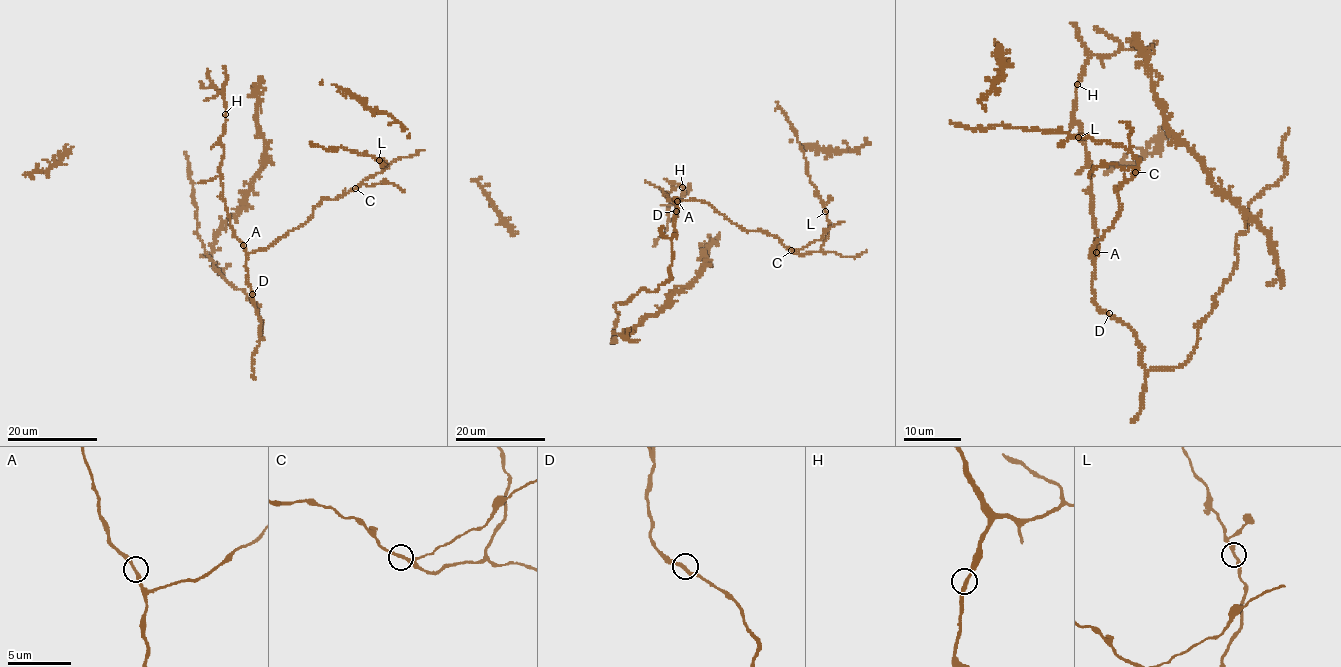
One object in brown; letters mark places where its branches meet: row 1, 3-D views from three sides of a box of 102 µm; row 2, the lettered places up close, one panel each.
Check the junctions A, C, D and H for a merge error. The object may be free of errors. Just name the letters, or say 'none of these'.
none of these

